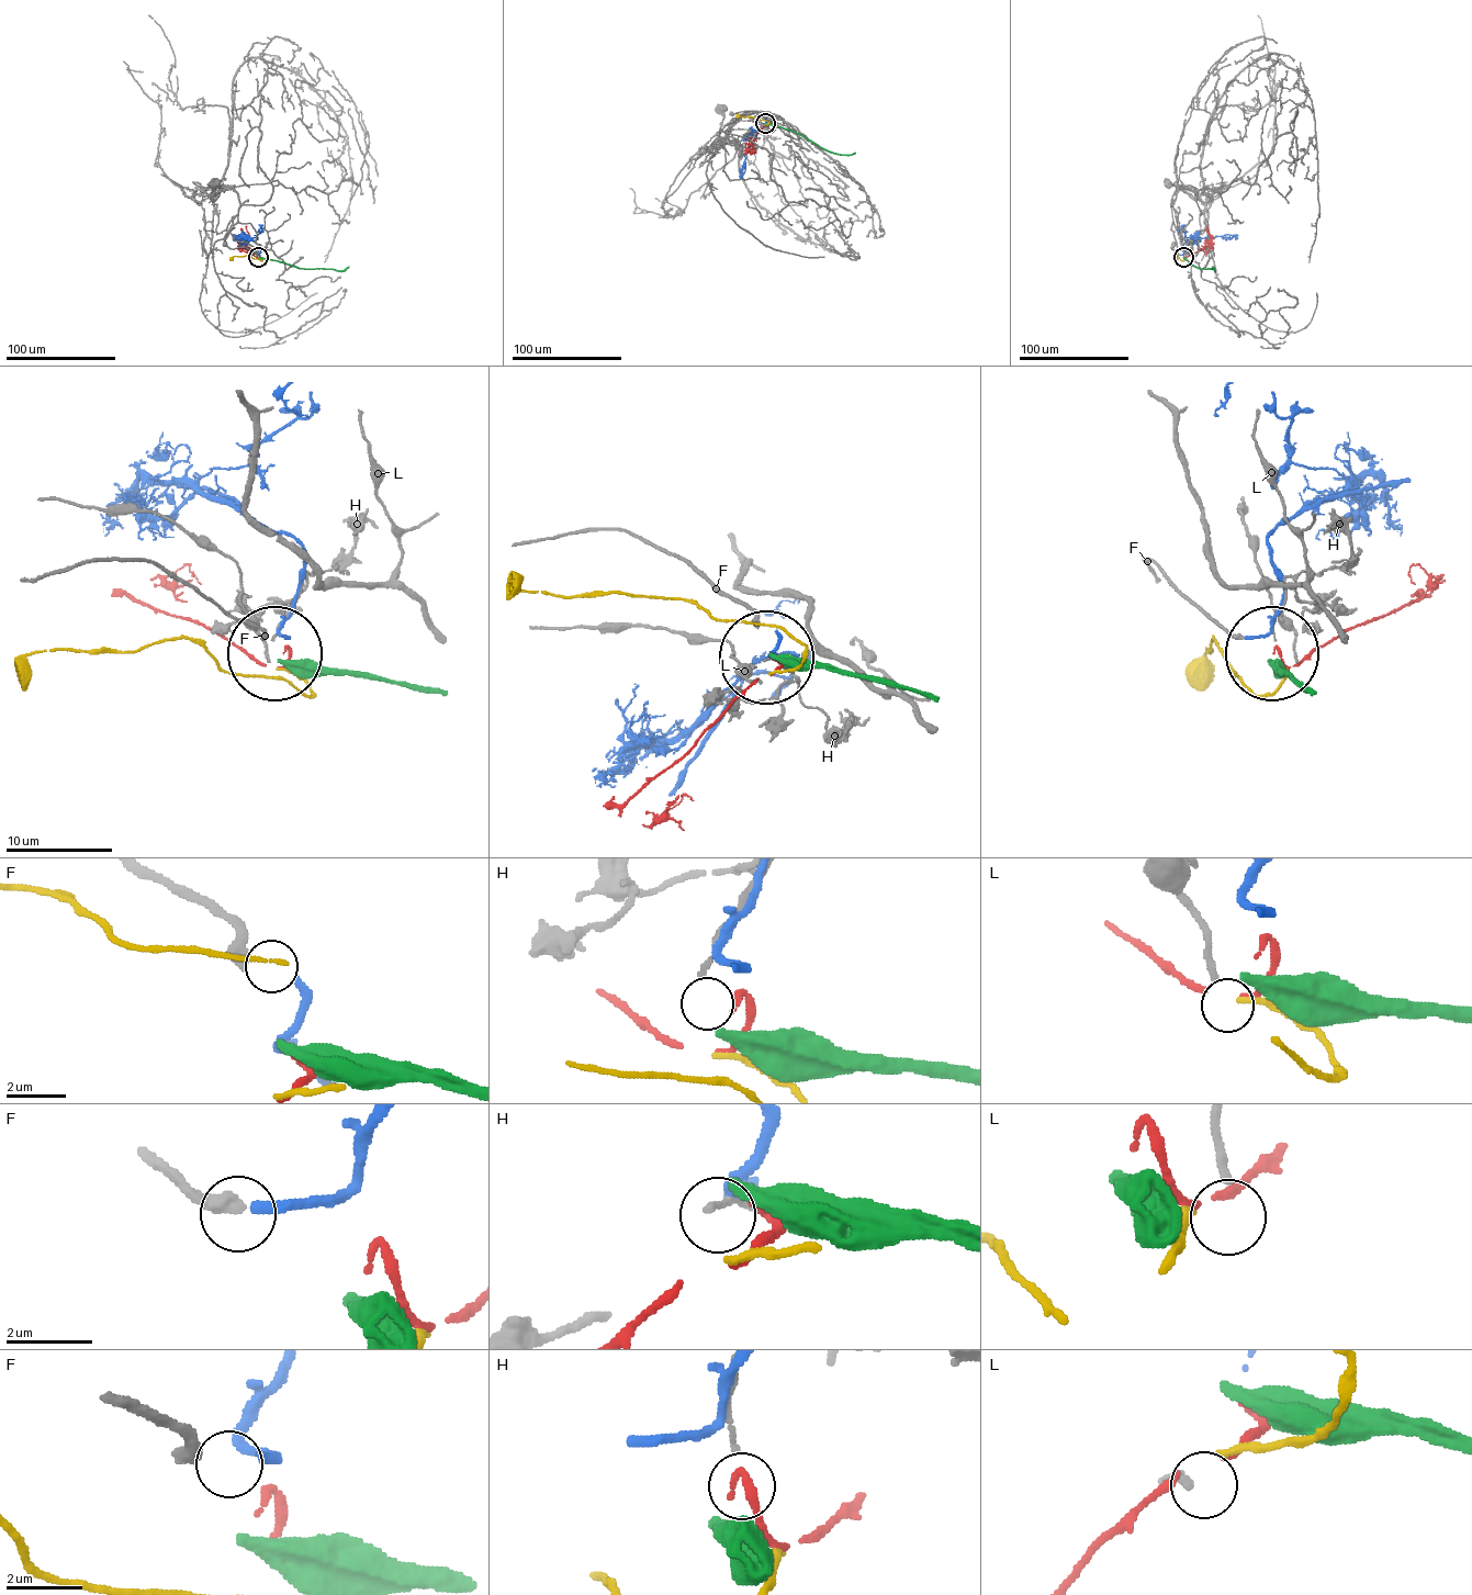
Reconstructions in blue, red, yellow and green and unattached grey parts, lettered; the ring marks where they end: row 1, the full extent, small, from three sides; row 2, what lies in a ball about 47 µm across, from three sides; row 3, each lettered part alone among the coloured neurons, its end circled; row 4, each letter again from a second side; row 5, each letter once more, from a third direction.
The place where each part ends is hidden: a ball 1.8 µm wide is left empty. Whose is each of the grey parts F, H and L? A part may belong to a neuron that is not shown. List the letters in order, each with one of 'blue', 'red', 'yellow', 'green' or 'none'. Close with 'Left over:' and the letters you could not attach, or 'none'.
F: blue
H: none
L: none
Left over: H, L

